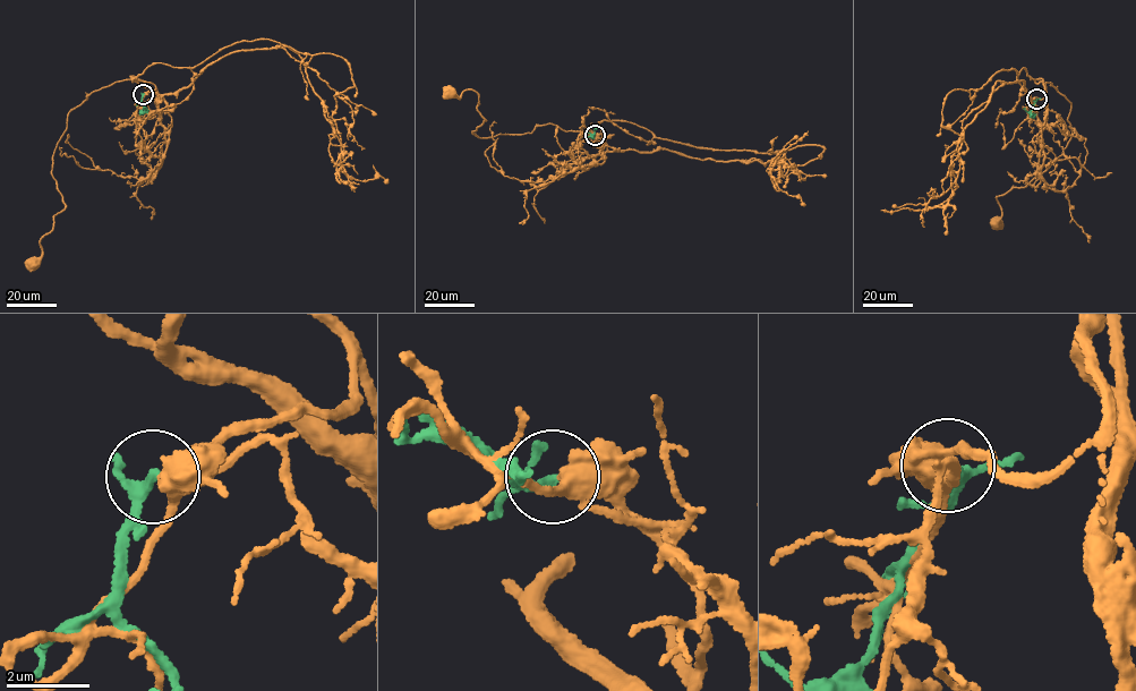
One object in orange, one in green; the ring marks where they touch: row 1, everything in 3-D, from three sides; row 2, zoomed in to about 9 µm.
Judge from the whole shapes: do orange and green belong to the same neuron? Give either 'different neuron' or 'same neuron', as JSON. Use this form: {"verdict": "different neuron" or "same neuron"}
{"verdict": "different neuron"}

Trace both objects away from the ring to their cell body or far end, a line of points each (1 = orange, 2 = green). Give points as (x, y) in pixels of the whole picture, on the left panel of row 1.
1: (143, 94), (154, 86), (117, 80), (70, 111), (51, 171), (65, 205), (41, 239), (42, 254), (34, 266)
2: (143, 94), (144, 111), (139, 110)

